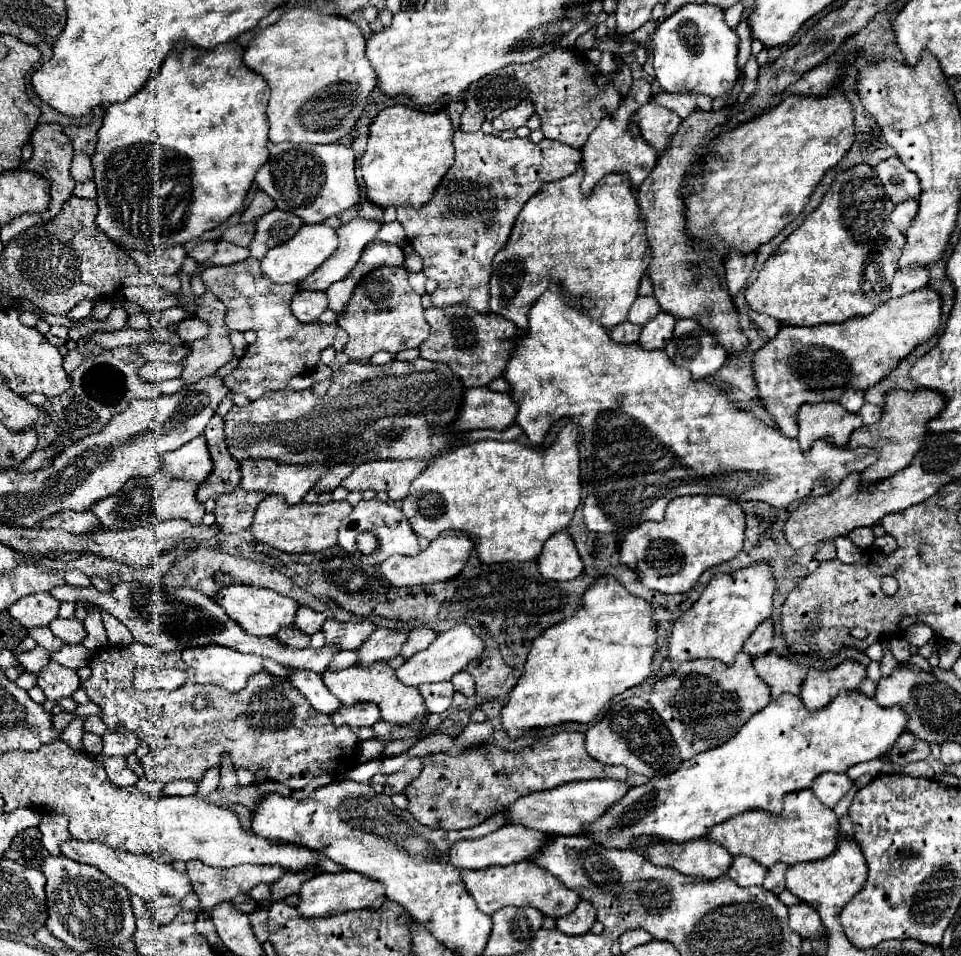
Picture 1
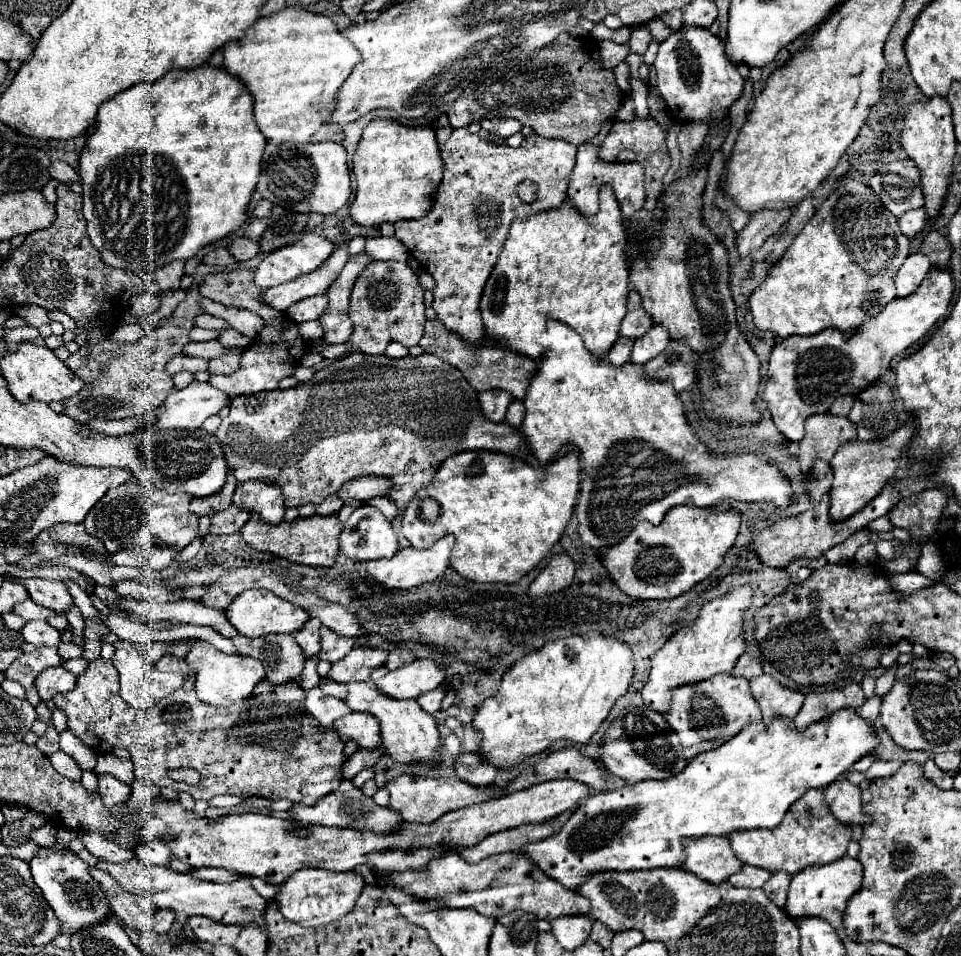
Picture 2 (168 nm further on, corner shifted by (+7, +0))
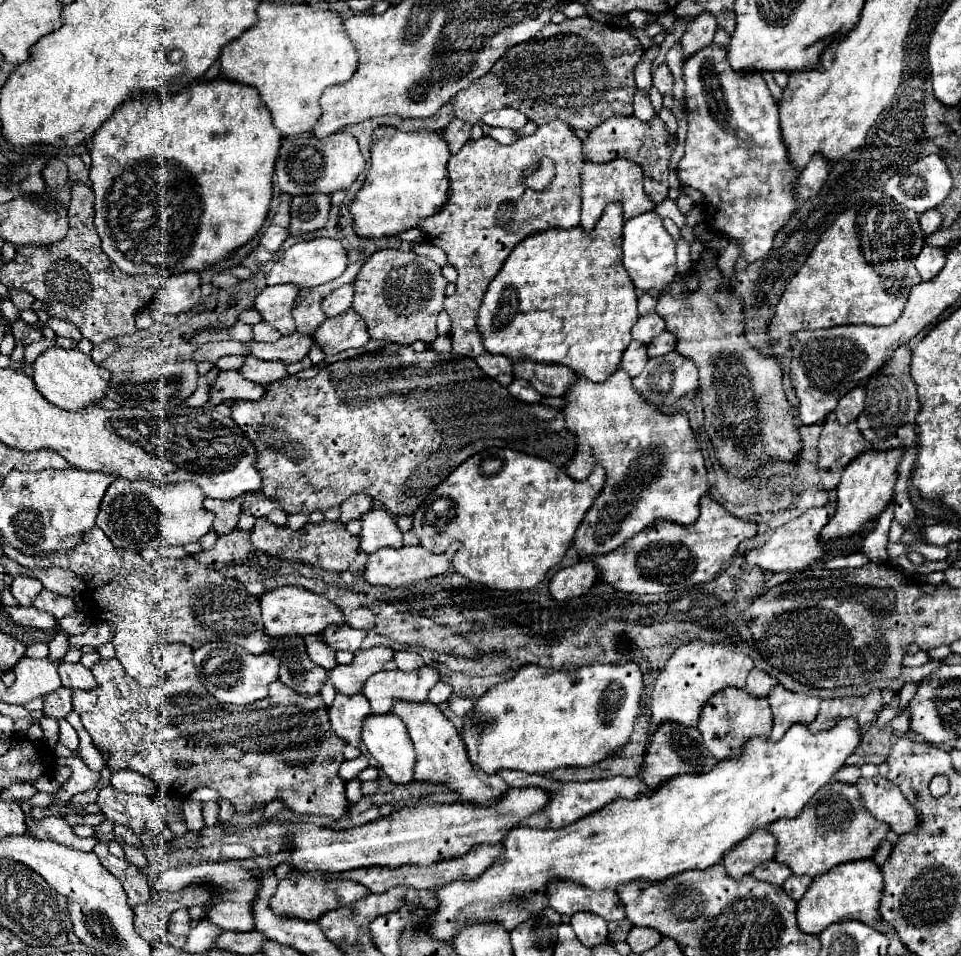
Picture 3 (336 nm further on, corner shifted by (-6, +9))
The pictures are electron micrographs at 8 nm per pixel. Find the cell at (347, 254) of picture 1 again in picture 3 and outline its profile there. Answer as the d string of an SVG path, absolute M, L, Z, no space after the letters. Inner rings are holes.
M272 285L264 287L262 293L256 297L254 309L262 313L262 319L274 325L282 335L290 335L296 331L294 319L288 319L288 313L292 311L292 303L298 297L300 289L294 289L294 285Z

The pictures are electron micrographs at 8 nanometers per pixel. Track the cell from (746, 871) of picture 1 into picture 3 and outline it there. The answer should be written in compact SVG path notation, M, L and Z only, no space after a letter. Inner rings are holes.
M770 859L770 861L764 861L764 865L758 865L752 875L760 881L766 881L772 885L782 885L792 875L792 871L790 871L790 867Z

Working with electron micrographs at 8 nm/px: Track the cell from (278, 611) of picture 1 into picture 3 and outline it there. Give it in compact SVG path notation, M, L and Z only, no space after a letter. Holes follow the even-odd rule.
M276 587L260 595L260 609L262 609L262 621L264 621L264 631L270 637L282 637L282 635L310 635L310 633L320 633L328 625L342 625L344 615L342 611L328 601L324 595L310 593L302 587Z

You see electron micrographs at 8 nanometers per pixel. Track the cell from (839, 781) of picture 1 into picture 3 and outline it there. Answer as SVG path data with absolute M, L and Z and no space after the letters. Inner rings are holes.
M880 775L872 779L860 777L856 787L860 791L864 809L868 809L870 815L876 817L878 821L888 823L894 833L902 835L916 829L918 813L904 799L900 789L886 777Z

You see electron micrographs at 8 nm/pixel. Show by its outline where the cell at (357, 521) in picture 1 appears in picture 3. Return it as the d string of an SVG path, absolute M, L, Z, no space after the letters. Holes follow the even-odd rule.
M372 509L362 515L360 549L364 553L374 553L382 547L402 547L402 531L390 513L384 509Z

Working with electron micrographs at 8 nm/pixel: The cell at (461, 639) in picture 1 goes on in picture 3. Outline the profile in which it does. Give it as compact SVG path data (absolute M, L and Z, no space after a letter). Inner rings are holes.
M428 665L416 671L378 671L368 677L362 693L372 705L372 713L388 713L394 699L426 701L428 691L440 681L440 673Z

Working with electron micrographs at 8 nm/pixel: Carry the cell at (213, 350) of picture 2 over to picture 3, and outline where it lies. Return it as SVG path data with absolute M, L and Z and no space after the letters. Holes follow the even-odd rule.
M294 333L288 337L280 337L280 341L274 343L258 343L258 341L246 341L248 355L258 359L270 359L270 361L284 361L298 363L308 355L308 349L312 345L312 337L304 333Z

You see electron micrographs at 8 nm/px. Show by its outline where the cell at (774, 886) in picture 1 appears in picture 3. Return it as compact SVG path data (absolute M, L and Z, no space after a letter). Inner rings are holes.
M792 875L790 879L786 879L784 881L784 885L782 885L782 889L788 893L788 897L792 897L794 901L798 901L802 895L804 895L804 891L808 889L808 885L810 885L810 877L802 877L802 875Z

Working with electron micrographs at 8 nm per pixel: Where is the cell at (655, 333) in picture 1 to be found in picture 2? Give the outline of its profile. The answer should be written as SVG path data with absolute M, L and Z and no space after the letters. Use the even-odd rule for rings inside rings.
M653 326L649 330L649 334L645 334L645 338L635 340L633 354L631 354L631 362L633 364L645 364L651 358L659 356L665 350L667 344L669 344L667 330L663 326Z

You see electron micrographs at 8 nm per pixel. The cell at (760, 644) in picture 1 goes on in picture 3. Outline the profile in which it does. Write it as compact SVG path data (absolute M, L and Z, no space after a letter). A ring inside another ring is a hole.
M754 667L754 669L750 671L748 681L746 681L746 689L748 689L754 697L762 697L762 695L768 695L768 691L774 687L774 683L778 683L776 677L772 677L772 675L764 673L762 669L756 669L756 667Z

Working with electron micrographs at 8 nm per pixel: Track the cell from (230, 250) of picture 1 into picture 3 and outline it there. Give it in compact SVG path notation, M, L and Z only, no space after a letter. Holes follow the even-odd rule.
M270 225L270 227L264 231L264 235L260 237L260 245L262 245L264 249L276 253L276 251L282 247L282 243L284 243L286 237L288 237L288 229L282 229L282 227L274 227L274 225Z

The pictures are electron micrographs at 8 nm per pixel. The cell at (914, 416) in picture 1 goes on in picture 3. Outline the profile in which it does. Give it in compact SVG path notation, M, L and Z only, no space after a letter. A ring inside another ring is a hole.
M890 449L890 451L864 451L860 453L854 461L850 461L850 467L844 469L842 479L836 487L838 491L838 509L830 523L822 529L822 539L826 543L836 543L846 541L854 533L862 529L862 525L878 517L882 509L892 501L894 497L894 485L898 479L898 465L902 461L902 449Z

